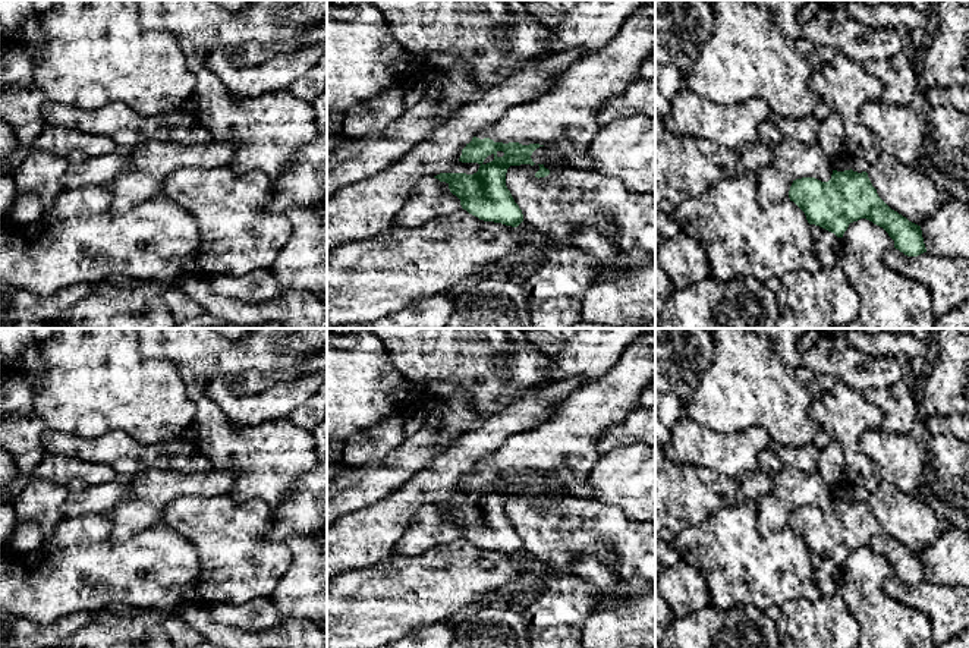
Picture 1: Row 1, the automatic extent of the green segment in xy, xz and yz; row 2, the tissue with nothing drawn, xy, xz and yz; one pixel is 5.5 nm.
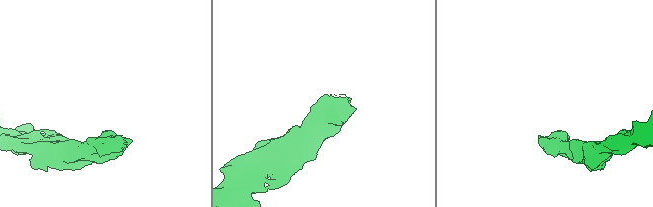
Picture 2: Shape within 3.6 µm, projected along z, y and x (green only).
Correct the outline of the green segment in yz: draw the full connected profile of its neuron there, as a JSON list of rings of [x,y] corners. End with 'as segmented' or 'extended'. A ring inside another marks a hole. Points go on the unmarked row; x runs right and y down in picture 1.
[[[833,498],[828,510],[821,510],[815,506],[802,506],[793,509],[789,526],[793,529],[806,544],[809,556],[812,559],[814,576],[825,598],[833,598],[837,591],[836,575],[841,569],[849,553],[861,547],[866,547],[874,553],[883,556],[888,564],[894,569],[894,576],[907,585],[918,585],[926,581],[921,554],[909,550],[906,545],[891,538],[877,522],[872,515],[868,501],[844,498]]]; extended

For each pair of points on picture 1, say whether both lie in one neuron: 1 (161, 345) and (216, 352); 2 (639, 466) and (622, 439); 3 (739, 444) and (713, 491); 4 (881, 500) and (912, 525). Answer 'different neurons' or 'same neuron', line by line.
1: same neuron
2: different neurons
3: different neurons
4: same neuron

